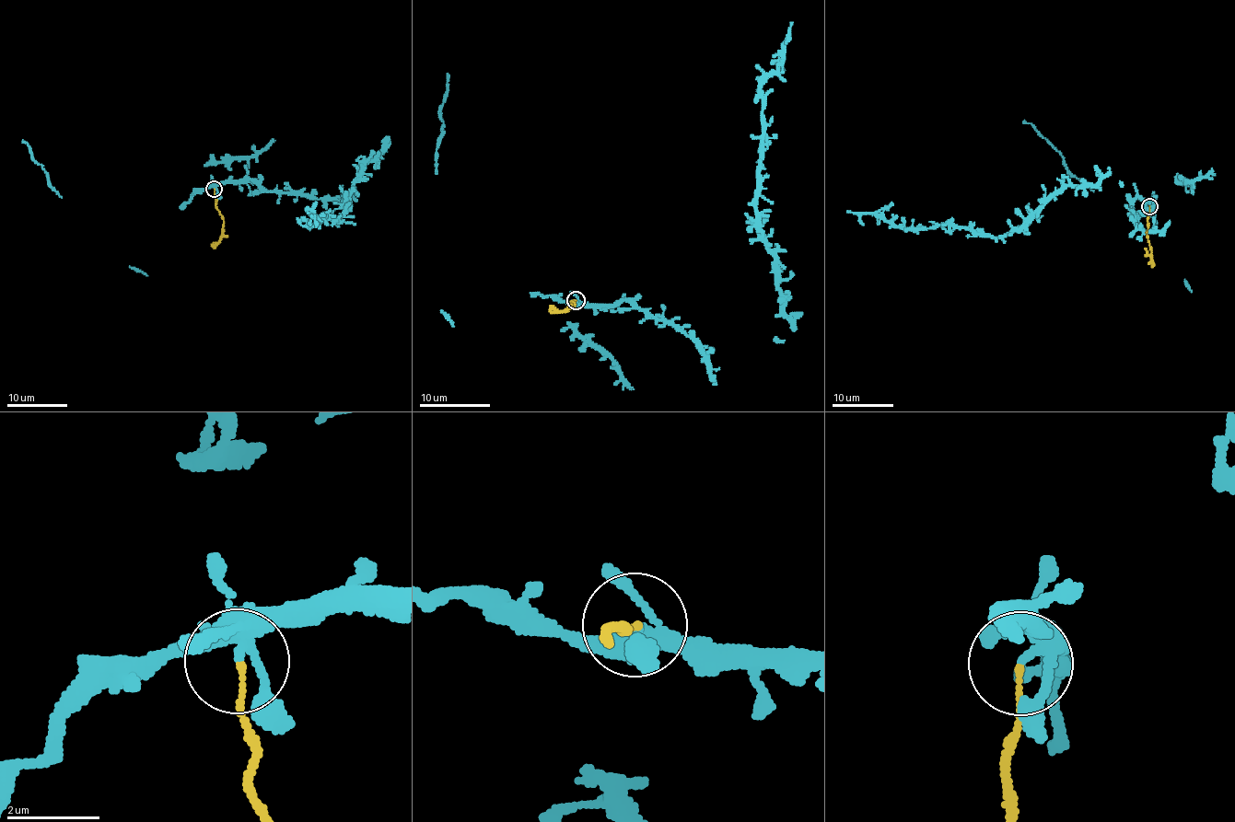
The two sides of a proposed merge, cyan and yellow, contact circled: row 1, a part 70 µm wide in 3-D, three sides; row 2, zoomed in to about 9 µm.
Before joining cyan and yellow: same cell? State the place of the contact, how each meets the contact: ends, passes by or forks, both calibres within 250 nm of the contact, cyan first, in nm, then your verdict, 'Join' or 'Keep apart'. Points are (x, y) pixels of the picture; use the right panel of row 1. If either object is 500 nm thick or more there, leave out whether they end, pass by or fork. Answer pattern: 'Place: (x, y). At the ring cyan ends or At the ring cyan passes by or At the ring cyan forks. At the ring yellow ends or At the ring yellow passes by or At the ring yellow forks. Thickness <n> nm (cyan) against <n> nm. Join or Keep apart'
Place: (1149, 206). At the ring cyan forks. At the ring yellow ends. Thickness 220 nm (cyan) against 110 nm. Keep apart

